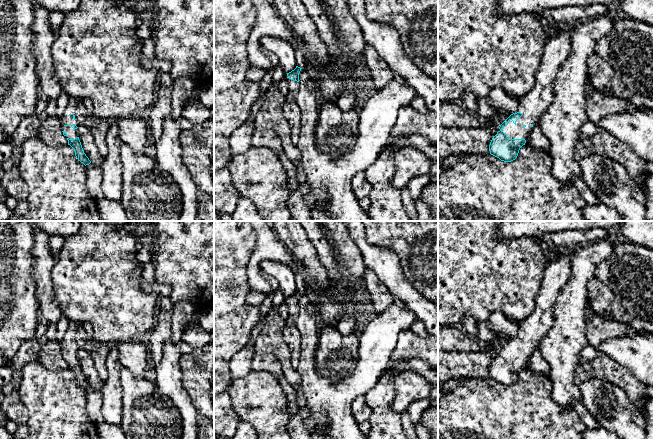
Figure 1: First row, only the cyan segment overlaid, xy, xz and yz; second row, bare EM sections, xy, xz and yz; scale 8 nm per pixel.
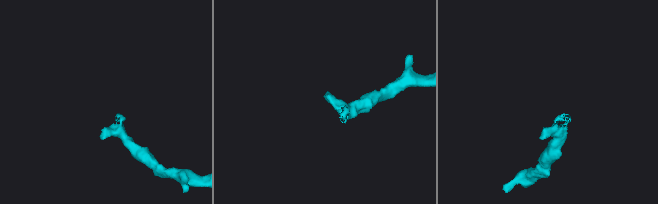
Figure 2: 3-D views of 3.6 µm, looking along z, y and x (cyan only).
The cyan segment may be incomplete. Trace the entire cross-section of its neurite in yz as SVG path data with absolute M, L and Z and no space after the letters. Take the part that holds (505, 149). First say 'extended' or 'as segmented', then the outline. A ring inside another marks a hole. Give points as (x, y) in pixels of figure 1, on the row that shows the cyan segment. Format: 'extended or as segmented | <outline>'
extended | M557 24L543 49L542 61L535 74L533 89L519 103L517 113L511 114L493 136L490 154L504 162L511 162L525 145L532 127L546 112L553 99L557 73L568 57L571 45L571 26Z

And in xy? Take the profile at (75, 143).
extended | M69 96L68 105L65 113L61 117L61 129L63 135L68 140L68 145L70 145L74 151L76 158L83 163L85 166L89 165L91 161L84 153L81 142L78 137L77 128L80 125L79 122L75 119L75 107L77 106L80 100L74 97Z

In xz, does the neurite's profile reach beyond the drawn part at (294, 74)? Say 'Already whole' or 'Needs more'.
Needs more

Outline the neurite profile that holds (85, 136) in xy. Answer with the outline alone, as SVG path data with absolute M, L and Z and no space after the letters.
M80 124L78 126L77 132L84 153L89 158L89 160L94 164L101 163L102 156L98 151L90 128L84 124Z

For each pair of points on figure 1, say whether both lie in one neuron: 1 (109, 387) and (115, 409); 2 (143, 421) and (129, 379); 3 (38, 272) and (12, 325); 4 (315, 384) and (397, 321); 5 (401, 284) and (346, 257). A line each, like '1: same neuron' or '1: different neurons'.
1: same neuron
2: same neuron
3: different neurons
4: same neuron
5: different neurons

